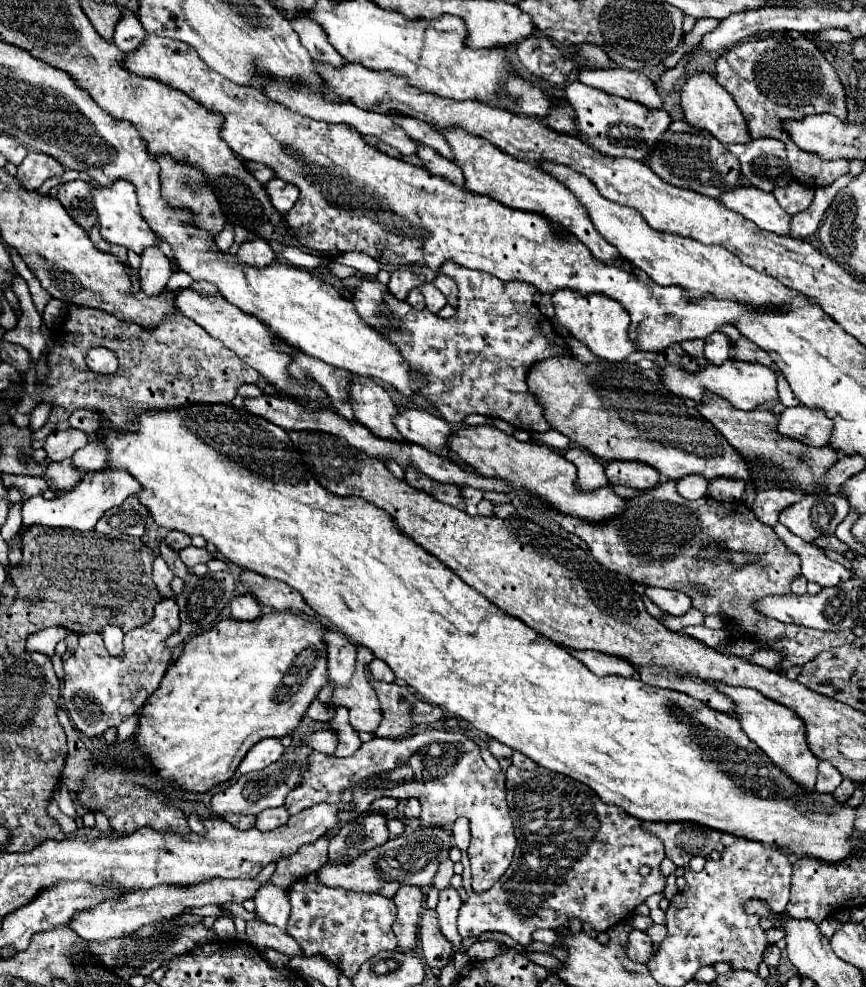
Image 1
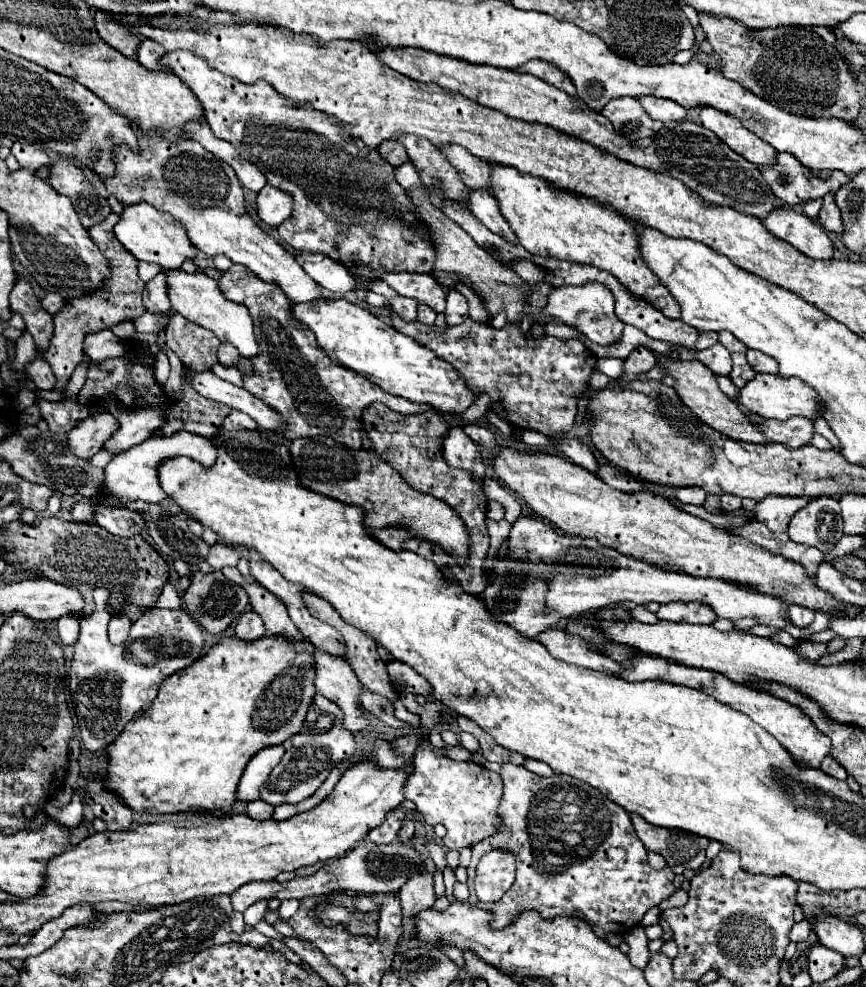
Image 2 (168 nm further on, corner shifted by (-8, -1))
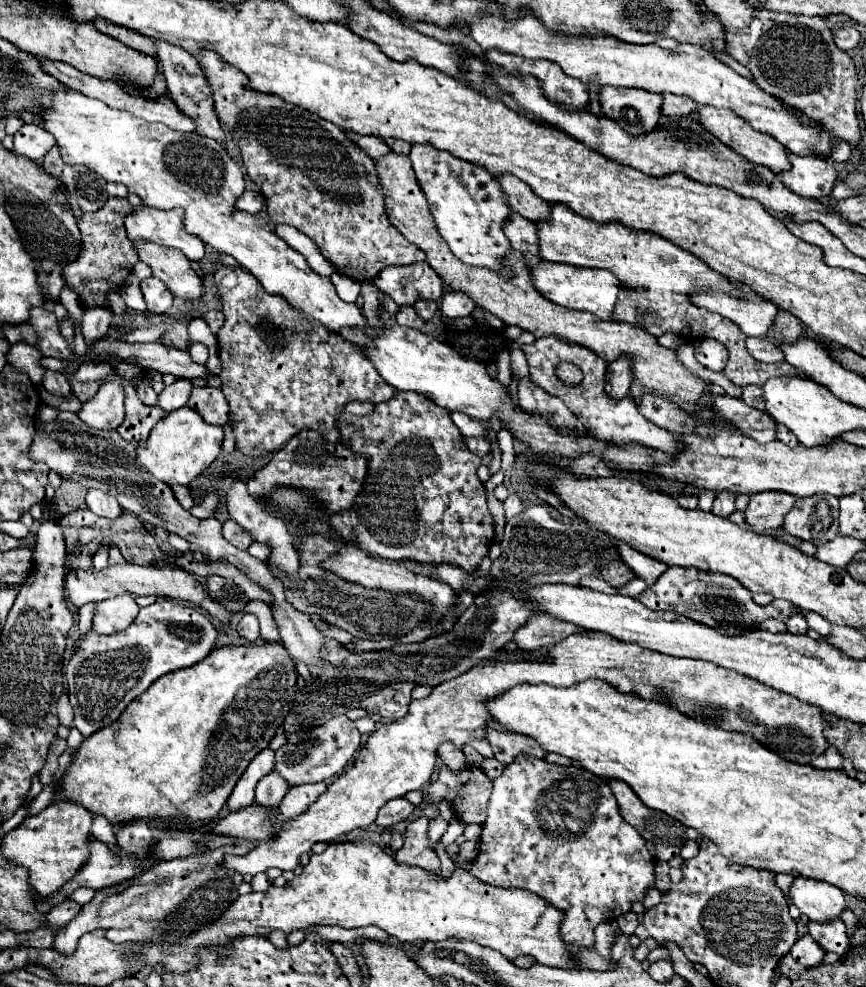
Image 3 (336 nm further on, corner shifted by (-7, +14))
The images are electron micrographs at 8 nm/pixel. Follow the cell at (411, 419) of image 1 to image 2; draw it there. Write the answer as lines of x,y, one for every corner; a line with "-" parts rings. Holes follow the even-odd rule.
453,425
443,439
443,457
445,463
449,463
455,469
461,471
469,471
473,475
473,479
477,479
479,483
485,479
485,463
481,459
481,451
477,447
477,443
473,443
461,427

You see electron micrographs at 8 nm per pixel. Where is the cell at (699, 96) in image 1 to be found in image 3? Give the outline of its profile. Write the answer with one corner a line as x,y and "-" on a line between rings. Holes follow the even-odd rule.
700,106
698,114
700,114
700,124
704,126
704,130
712,132
722,144
728,144
740,156
746,156
746,160
750,160
754,164
760,164
760,166
766,166
774,174
786,172
790,168
790,160
786,156
788,154
786,148
774,136
768,136
768,134
762,134
762,132
754,130
744,118
736,116
732,110
712,108
712,106

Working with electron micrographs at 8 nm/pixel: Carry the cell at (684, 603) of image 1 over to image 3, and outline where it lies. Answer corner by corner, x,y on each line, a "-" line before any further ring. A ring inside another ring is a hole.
670,566
656,580
656,584
648,586
638,596
638,602
642,602
646,608
652,608
652,610
672,610
680,616
688,616
690,620
696,620
698,624
720,628
720,632
724,632
726,636
736,632
756,630
768,618
778,618
786,622
790,616
800,612
800,608
796,608
794,604
788,604
786,600
772,600
768,606
758,606
752,600
752,592
748,592
740,582
724,574
712,574
712,584
708,584
708,574
704,580
690,580
686,576
686,570
680,566

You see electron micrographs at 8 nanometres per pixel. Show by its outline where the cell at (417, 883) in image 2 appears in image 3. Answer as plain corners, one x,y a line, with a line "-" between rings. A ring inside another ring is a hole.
418,816
404,830
404,846
394,854
396,862
440,872
440,860
428,842
428,818

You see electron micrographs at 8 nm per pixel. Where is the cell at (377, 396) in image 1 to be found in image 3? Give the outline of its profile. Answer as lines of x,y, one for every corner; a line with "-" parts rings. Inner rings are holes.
396,392
392,400
376,404
370,416
340,420
338,430
340,442
368,460
366,480
350,510
340,512
338,518
332,514
322,520
308,520
308,532
336,534
344,542
352,542
358,548
388,560
410,558
430,566
450,562
466,572
474,572
482,564
494,540
494,520
486,506
486,490
476,476
482,458
464,448
464,436
454,426
448,410
432,404
432,400
418,392

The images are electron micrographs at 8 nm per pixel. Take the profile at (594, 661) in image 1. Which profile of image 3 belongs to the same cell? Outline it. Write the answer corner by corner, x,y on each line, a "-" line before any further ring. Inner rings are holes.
534,614
528,618
528,622
524,626
520,626
516,630
514,636
514,644
520,650
536,650
536,648
544,648
544,646
554,646
556,642
564,640
570,634
580,632
582,628
556,620
548,614

